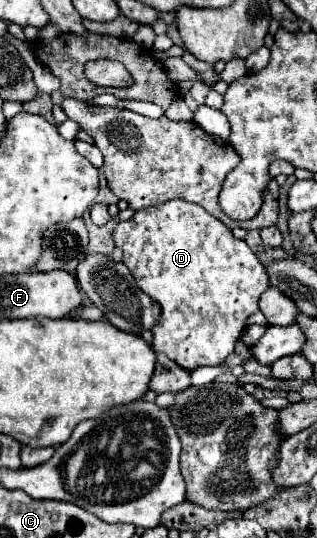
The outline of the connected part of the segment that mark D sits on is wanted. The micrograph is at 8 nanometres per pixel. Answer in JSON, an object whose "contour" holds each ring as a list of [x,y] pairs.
{"contour":[[[170,200],[158,208],[136,212],[130,220],[114,228],[112,240],[114,246],[122,250],[124,264],[138,288],[164,308],[164,334],[154,334],[152,342],[156,352],[166,354],[188,372],[198,366],[216,366],[234,352],[236,342],[248,326],[248,318],[258,312],[262,292],[270,288],[270,278],[264,272],[266,268],[244,240],[234,238],[232,230],[218,218],[186,200]]]}

